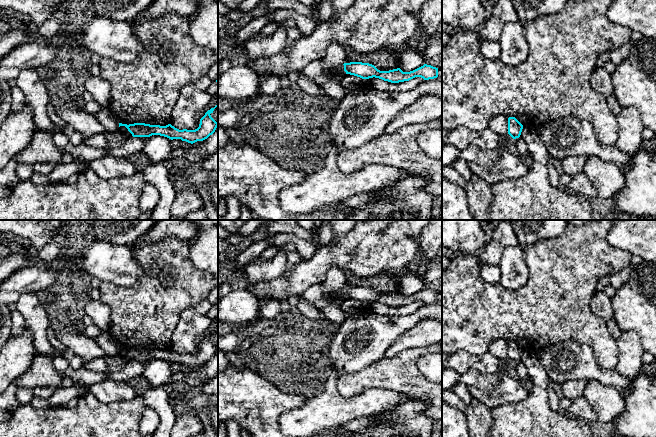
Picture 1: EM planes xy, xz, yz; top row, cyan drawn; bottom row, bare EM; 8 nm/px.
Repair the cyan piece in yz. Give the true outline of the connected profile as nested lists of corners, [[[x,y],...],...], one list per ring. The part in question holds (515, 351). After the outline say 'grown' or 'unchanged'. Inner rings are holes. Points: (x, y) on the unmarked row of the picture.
[[[508,342],[508,358],[513,362],[519,362],[523,353],[523,349],[515,342]]]; unchanged

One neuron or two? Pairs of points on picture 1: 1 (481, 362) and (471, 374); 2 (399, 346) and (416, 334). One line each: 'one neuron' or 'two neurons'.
1: two neurons
2: one neuron

